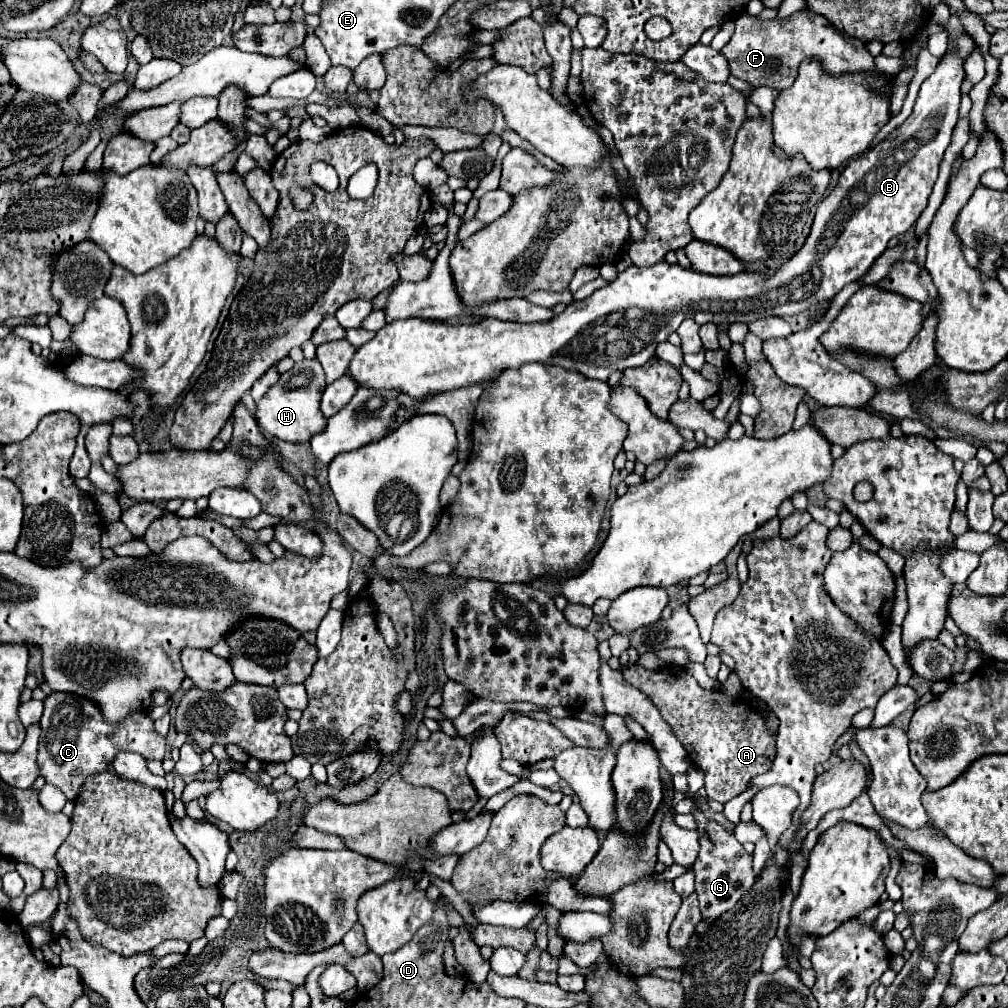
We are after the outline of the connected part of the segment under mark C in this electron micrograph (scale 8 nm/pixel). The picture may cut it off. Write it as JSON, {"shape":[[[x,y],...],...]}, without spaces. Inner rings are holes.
{"shape":[[[53,692],[45,698],[45,712],[41,718],[39,758],[37,758],[39,776],[43,776],[47,784],[59,788],[67,796],[67,800],[75,800],[83,780],[89,774],[97,774],[97,772],[105,770],[105,766],[109,762],[113,762],[117,752],[123,752],[123,750],[137,752],[147,760],[163,760],[165,738],[155,732],[153,720],[147,718],[147,714],[131,714],[129,718],[125,718],[125,722],[121,722],[121,726],[109,726],[101,718],[101,710],[97,710],[97,706],[93,706],[93,702],[89,702],[87,698],[77,698],[75,694],[61,694],[61,692]]]}

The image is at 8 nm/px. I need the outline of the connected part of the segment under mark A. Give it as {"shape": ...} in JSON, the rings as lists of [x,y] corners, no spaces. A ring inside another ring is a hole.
{"shape":[[[633,664],[629,670],[623,670],[623,676],[631,686],[637,686],[641,692],[645,692],[645,694],[649,694],[649,698],[653,698],[653,704],[661,710],[661,714],[669,722],[669,726],[673,726],[679,742],[687,750],[689,760],[705,772],[705,790],[707,790],[709,800],[717,800],[721,804],[729,802],[731,798],[735,798],[747,790],[751,778],[755,778],[771,768],[775,738],[765,728],[765,720],[759,716],[757,708],[751,706],[747,700],[731,698],[731,696],[723,694],[721,690],[713,690],[713,692],[703,690],[697,684],[697,680],[691,674],[687,674],[687,670],[683,666],[665,666],[665,668],[653,672],[653,670],[645,670],[639,664]]]}

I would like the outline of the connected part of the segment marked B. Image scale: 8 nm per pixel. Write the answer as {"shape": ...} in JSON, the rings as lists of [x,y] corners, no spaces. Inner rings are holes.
{"shape":[[[965,32],[951,36],[949,40],[953,48],[943,54],[935,72],[921,84],[911,116],[897,130],[893,130],[879,146],[847,164],[847,168],[839,176],[837,186],[817,206],[811,234],[807,236],[803,248],[793,258],[789,258],[773,276],[749,272],[739,272],[735,276],[709,276],[697,274],[695,270],[685,270],[679,264],[669,266],[667,262],[659,262],[657,266],[649,268],[631,266],[625,272],[621,272],[613,282],[595,290],[589,298],[575,300],[573,304],[569,304],[567,310],[555,316],[551,322],[519,324],[487,318],[475,326],[445,326],[441,322],[405,318],[401,322],[387,324],[377,332],[377,336],[371,342],[357,348],[347,374],[359,386],[373,390],[397,390],[417,400],[425,398],[427,394],[451,392],[479,382],[483,382],[483,388],[489,388],[503,370],[517,368],[527,362],[555,364],[567,370],[573,368],[585,374],[587,378],[607,382],[607,378],[613,372],[641,366],[649,358],[653,358],[657,344],[665,342],[667,336],[675,332],[685,318],[693,318],[699,324],[753,322],[767,316],[793,316],[811,306],[831,300],[845,284],[859,280],[871,268],[871,264],[885,252],[887,242],[895,236],[905,234],[927,206],[927,198],[937,180],[939,162],[943,158],[945,148],[951,142],[951,134],[959,118],[961,82],[965,78],[963,64],[965,58],[977,48],[975,40]],[[753,302],[759,310],[749,308],[749,304]]]}

